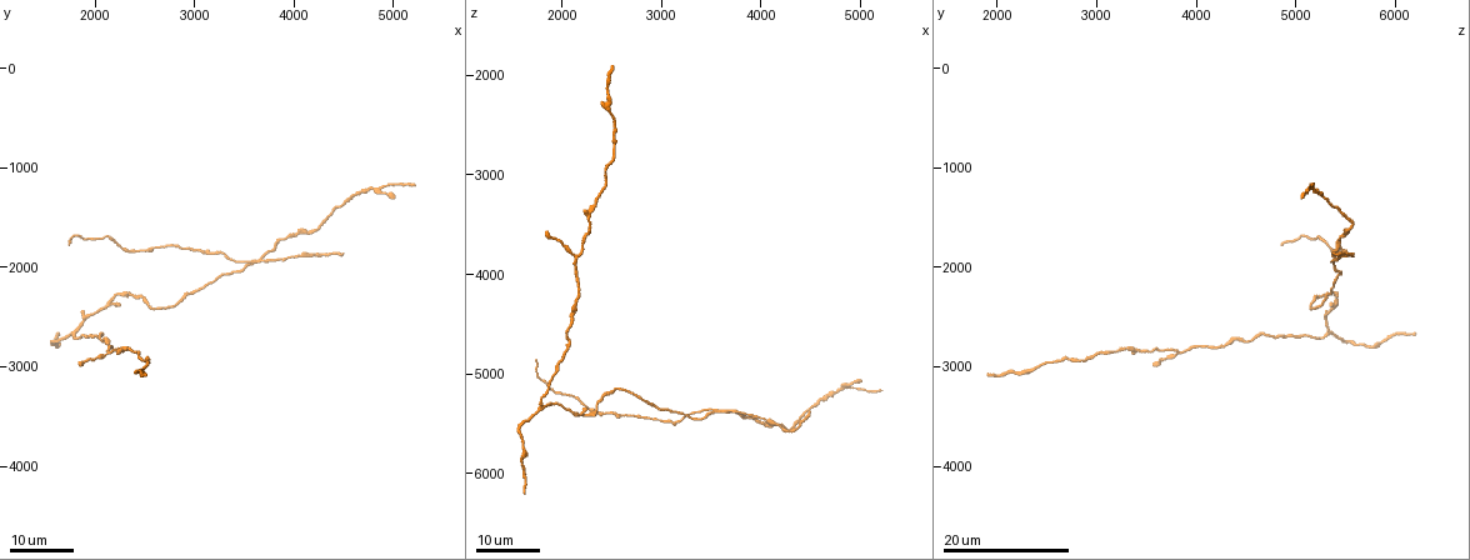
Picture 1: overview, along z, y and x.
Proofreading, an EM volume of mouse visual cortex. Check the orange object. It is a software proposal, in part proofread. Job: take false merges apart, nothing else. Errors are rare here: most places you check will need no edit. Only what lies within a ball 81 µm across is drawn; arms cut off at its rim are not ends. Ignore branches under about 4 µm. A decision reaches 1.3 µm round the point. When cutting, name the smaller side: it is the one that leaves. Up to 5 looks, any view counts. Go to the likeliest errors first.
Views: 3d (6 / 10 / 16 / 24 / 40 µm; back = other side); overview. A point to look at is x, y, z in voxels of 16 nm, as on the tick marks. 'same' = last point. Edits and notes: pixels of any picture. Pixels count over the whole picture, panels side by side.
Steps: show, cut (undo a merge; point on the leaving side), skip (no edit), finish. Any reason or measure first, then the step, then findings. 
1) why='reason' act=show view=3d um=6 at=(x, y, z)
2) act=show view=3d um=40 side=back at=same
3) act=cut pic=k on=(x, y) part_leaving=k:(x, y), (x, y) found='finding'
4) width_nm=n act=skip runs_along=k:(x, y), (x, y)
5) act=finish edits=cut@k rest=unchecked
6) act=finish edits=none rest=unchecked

why='four-way junction' act=show view=3d um=16 at=(4860, 1240, 5140)

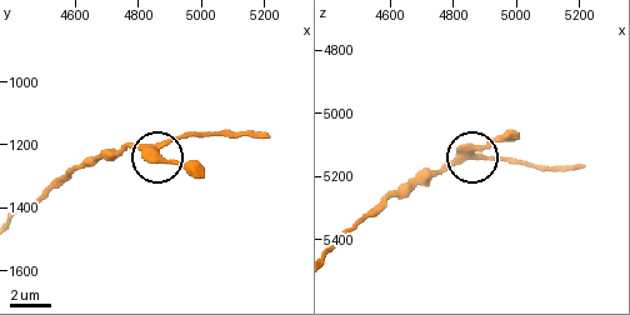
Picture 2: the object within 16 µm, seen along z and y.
act=show view=3d um=6 at=(4860, 1200, 5130)

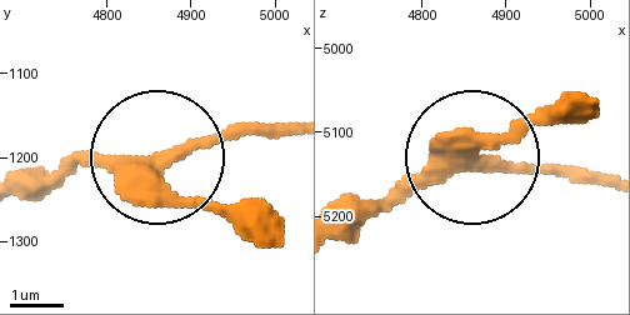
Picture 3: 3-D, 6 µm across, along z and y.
width_nm=330 act=skip runs_along=3:(339, 239), (514, 141), (564, 96) found='all the same cell'

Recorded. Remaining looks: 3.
why='arms part here' act=show view=3d um=16 at=(2140, 2880, 3820)

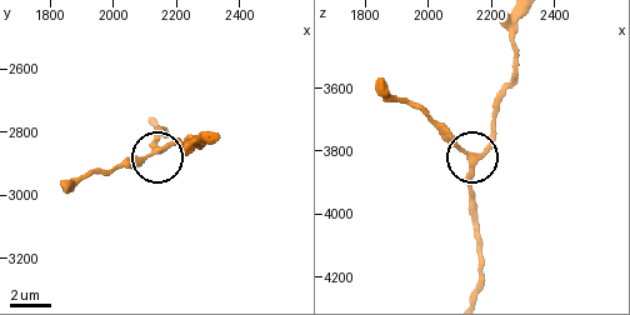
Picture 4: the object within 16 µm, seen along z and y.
act=show view=3d um=10 at=(2140, 2850, 3820)

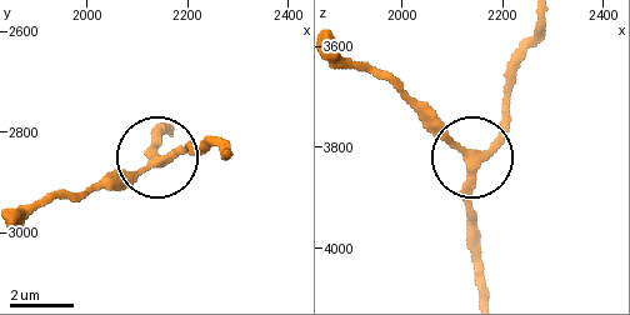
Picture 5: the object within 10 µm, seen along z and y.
act=skip runs_along=5:(481, 294), (470, 158), (403, 88) found='one cell here'

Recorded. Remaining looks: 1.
act=finish edits=none rest=unchecked

